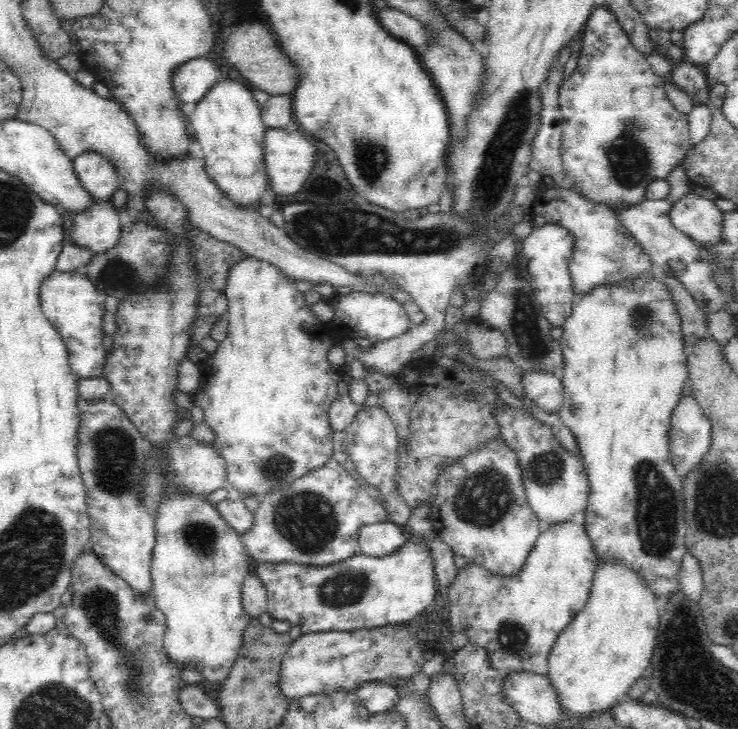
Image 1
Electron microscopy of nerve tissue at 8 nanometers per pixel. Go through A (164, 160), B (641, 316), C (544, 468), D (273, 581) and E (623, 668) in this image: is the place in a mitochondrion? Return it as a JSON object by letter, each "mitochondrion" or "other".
{"A":"other","B":"mitochondrion","C":"mitochondrion","D":"other","E":"other"}

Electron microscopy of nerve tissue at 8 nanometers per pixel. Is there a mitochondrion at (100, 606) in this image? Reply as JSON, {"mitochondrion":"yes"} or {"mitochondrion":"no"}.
{"mitochondrion":"yes"}

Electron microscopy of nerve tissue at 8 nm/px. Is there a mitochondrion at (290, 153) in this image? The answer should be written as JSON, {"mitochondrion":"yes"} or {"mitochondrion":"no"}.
{"mitochondrion":"no"}

